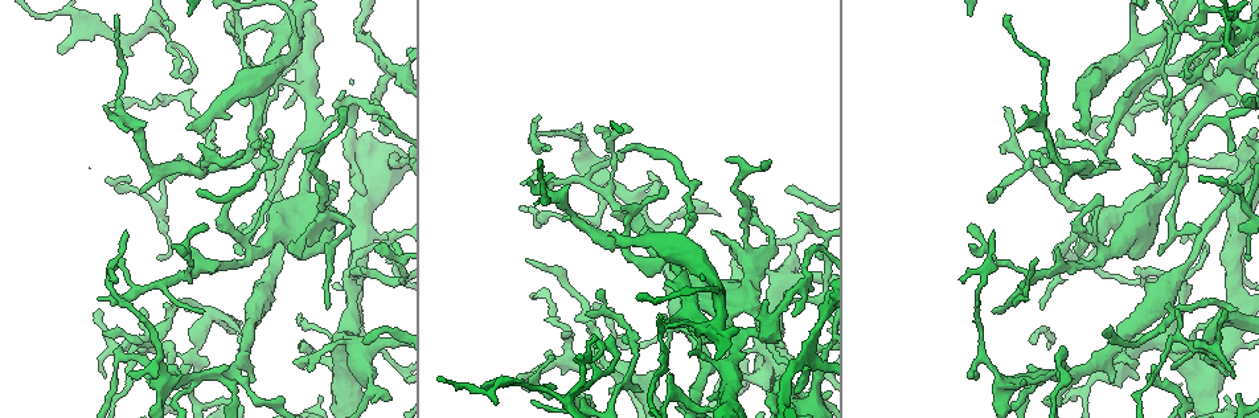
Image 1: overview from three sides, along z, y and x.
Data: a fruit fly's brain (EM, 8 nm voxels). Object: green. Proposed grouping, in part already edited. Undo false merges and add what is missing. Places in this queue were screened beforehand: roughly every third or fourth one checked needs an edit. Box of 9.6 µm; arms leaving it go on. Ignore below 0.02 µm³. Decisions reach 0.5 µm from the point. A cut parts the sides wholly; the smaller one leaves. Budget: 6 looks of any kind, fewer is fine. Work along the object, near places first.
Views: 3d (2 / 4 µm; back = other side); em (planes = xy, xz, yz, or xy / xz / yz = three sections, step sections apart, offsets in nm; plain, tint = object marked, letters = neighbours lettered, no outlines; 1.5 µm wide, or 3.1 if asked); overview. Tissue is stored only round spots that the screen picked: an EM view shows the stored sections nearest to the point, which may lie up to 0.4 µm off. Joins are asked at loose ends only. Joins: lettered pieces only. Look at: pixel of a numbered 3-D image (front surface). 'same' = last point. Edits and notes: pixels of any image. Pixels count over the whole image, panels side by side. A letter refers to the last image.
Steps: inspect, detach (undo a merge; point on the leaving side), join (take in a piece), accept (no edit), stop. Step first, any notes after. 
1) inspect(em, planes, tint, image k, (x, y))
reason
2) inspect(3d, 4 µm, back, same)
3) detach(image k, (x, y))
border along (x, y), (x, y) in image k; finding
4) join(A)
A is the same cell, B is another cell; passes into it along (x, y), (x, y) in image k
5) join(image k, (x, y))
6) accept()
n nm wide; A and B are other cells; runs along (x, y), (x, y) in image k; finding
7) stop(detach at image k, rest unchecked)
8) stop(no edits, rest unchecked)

inspect(em, xy, step 8, tint, image 1, (304, 182))

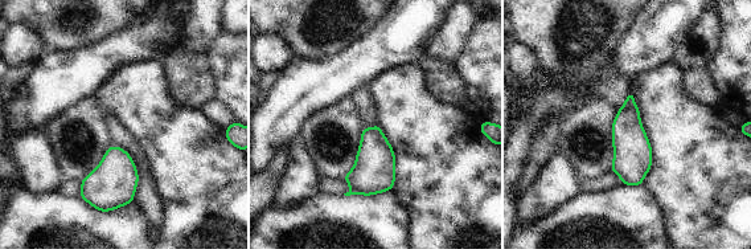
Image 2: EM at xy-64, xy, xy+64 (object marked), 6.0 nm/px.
inspect(em, planes, letters, same)
another direction

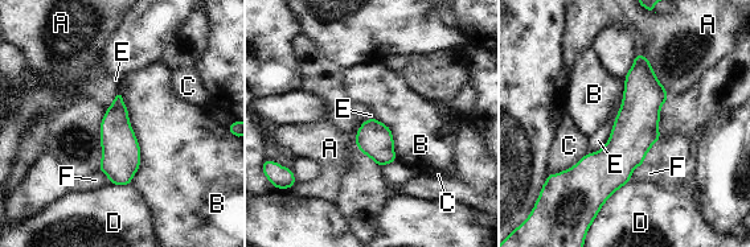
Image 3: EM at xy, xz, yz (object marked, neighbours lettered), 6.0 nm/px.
accept()
A, B, C, D, E and F are other cells; runs along (639, 57), (636, 128), (595, 190) in image 3; one neuron here

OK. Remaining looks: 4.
inspect(em, planes, letters, image 1, (241, 153))
thin end

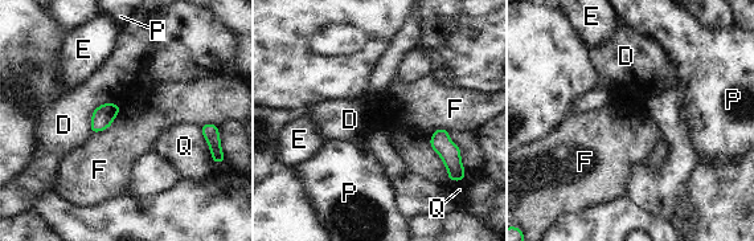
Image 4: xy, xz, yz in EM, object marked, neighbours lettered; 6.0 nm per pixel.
accept()
D, E, F, P and Q are other cells; no lettered piece goes on from it

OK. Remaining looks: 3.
inspect(em, planes, letters, image 1, (1150, 374))
tapers out

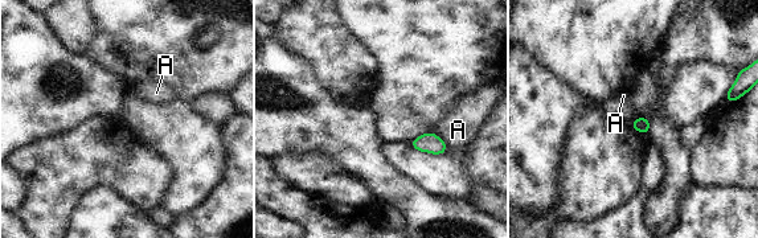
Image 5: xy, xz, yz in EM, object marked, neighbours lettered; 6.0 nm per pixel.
accept()
A touches over 150 nm; A is another cell; border along (433, 131), (445, 143), (446, 151) in image 5; no lettered piece goes on from it

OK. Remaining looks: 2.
stop(no edits, rest unchecked)

